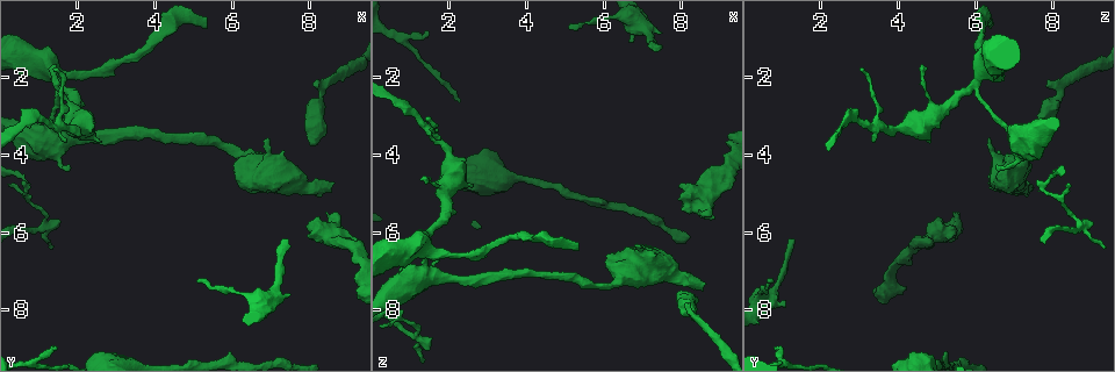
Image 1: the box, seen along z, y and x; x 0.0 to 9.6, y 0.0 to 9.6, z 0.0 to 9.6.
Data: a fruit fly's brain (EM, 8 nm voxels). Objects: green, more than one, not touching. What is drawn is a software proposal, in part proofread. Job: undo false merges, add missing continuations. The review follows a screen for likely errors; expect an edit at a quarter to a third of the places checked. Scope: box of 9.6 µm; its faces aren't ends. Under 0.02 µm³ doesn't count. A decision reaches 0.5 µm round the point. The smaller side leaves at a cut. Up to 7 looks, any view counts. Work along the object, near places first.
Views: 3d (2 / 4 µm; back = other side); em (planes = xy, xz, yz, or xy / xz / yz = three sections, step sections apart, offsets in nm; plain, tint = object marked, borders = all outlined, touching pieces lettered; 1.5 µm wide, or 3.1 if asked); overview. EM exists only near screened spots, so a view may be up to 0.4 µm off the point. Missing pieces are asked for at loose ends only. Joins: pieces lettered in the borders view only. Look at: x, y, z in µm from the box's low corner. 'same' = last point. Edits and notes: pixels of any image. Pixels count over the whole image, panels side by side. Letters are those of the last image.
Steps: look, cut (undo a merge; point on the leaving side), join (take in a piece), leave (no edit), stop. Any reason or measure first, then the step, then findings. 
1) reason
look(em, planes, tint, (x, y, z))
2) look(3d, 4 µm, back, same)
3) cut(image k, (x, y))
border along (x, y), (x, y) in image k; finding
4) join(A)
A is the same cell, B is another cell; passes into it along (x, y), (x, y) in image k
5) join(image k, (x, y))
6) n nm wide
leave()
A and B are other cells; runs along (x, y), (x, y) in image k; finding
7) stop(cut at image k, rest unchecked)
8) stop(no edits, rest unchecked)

abrupt turn
look(3d, 4 µm, (1.50, 2.30, 6.05))

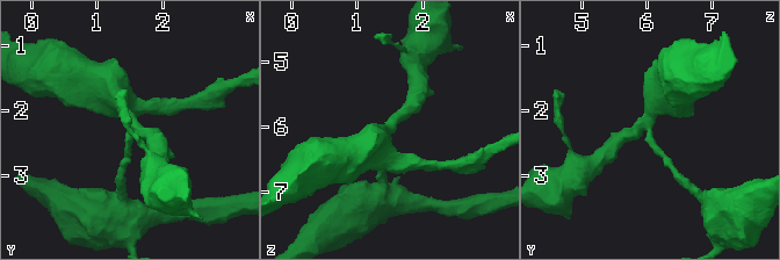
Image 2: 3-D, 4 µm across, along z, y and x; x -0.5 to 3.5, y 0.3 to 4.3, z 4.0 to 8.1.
3 arms
look(em, yz, step 4, plain, (1.55, 2.30, 6.00))

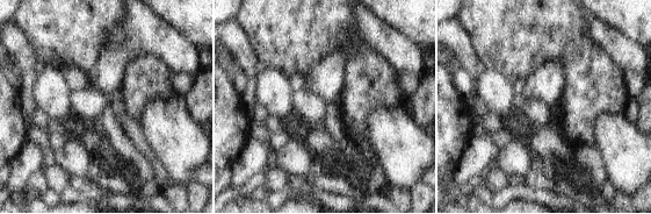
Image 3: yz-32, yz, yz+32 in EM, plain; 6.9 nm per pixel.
what lies round it
look(em, yz, step 4, borders, same)

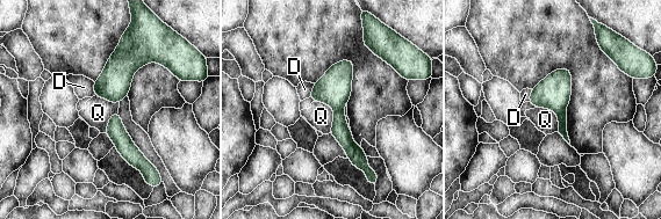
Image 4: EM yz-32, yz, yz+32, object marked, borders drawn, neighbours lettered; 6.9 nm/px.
150 nm wide
cut(image 4, (333, 88))
D and Q are other cells; border along (342, 110), (336, 112) in image 4; a second cell is stuck on

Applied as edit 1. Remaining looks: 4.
an open end
look(em, xz, step 8, tint, (1.70, 4.25, 6.55))

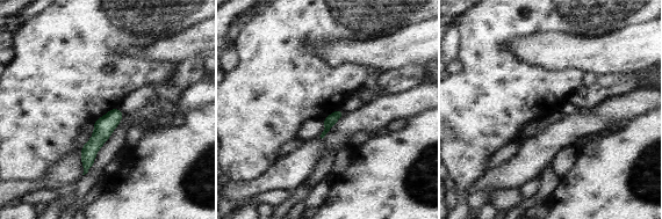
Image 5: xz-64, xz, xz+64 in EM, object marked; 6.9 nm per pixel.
look(em, planes, borders, same)

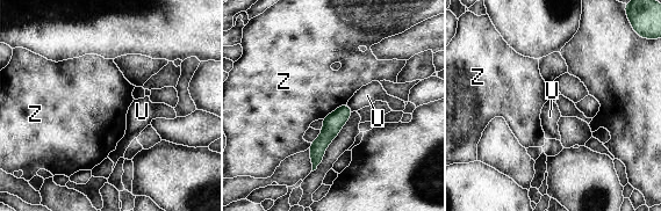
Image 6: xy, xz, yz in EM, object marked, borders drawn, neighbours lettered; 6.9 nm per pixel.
leave()
U and Z are other cells; runs along (345, 108), (317, 147), (315, 164) in image 6; no lettered piece goes on from it

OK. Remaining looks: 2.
an open end
look(em, planes, borders, (1.40, 9.00, 0.85))

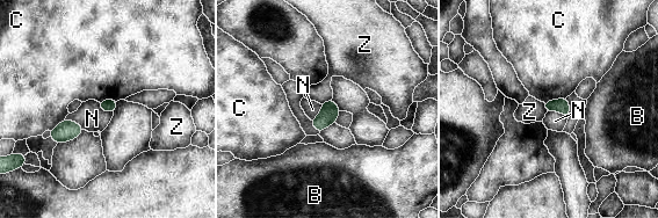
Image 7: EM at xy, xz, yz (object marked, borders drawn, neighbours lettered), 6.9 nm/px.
90 nm wide
leave()
B, C, N and Z are other cells; border along (547, 111), (561, 111), (568, 118) in image 7; no lettered piece goes on from it

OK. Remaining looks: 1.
stop(cut at image 4, rest unchecked)

